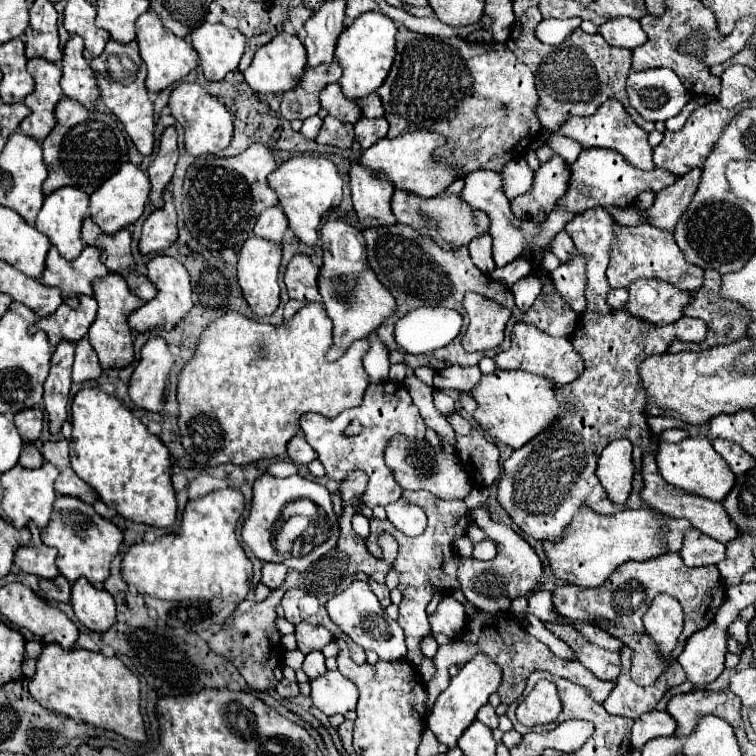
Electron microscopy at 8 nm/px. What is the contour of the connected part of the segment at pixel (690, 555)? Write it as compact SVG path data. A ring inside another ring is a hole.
M689 530L683 538L683 548L679 550L681 558L687 566L705 566L705 564L719 564L725 558L725 544L715 542L713 538Z

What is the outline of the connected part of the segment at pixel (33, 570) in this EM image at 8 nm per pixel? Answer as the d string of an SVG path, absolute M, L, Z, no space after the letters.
M27 524L27 528L31 530L31 540L29 544L17 548L15 552L15 564L29 574L35 574L39 578L55 578L59 576L57 564L55 564L55 556L57 550L49 548L41 542L39 538L39 528L35 524Z

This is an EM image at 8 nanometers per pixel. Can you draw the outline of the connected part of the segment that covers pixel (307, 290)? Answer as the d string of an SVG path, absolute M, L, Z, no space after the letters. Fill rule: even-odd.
M305 254L293 256L283 276L289 298L301 302L321 302L317 290L317 274L319 274L319 266L313 264L309 256Z

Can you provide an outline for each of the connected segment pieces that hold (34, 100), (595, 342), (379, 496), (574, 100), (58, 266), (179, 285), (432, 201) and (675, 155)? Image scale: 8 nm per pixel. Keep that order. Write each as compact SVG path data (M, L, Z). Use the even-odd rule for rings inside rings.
M31 58L27 62L27 72L35 80L35 90L25 98L25 106L31 108L31 116L19 124L19 130L37 142L43 142L55 126L53 108L63 98L59 86L61 68L43 58Z
M591 208L589 212L577 214L565 226L565 232L569 232L575 246L587 260L585 298L589 300L589 308L581 312L577 328L571 336L571 344L583 358L585 370L575 382L557 388L557 402L561 404L563 412L549 428L545 428L525 446L515 450L509 460L505 460L497 486L501 508L511 516L521 532L533 536L535 540L557 542L575 512L579 512L581 504L587 504L601 514L613 514L625 508L643 508L639 498L643 488L641 458L645 452L649 452L649 438L653 436L643 414L647 404L645 392L639 390L637 398L637 366L653 354L667 352L669 344L679 338L679 324L653 326L647 320L635 318L623 310L613 310L607 304L609 286L605 270L615 236L613 224L615 220L607 210ZM617 438L627 438L635 448L635 496L631 496L627 504L611 502L607 494L603 494L601 482L595 474L603 448Z
M381 382L381 384L367 386L363 404L353 408L353 410L345 410L335 420L329 420L329 418L325 418L321 414L307 414L307 416L303 416L301 418L301 430L303 430L305 440L319 454L319 460L323 462L325 472L327 472L329 478L343 480L355 468L367 472L369 484L367 484L365 494L361 496L361 502L367 504L369 508L385 506L389 502L395 502L403 494L403 488L395 482L393 472L387 468L387 464L383 460L383 452L385 452L389 440L393 436L397 436L397 434L407 436L409 440L415 438L419 442L425 438L425 422L421 420L417 406L413 404L413 400L411 400L409 392L405 390L405 386L403 384L395 384L395 382ZM351 420L359 420L363 430L357 436L343 438L341 432L345 430L345 424L349 424Z
M517 16L507 46L511 48L511 52L543 52L543 54L535 54L535 56L541 56L541 62L543 56L543 58L547 58L547 60L543 60L543 64L551 64L551 66L545 66L538 70L541 63L523 63L535 73L535 86L537 86L537 94L541 98L537 116L545 130L559 130L559 126L571 116L595 114L599 100L603 104L607 98L619 100L623 104L623 108L629 112L629 116L633 118L633 122L637 126L641 126L645 132L651 132L655 128L653 122L643 120L627 102L625 80L631 70L631 52L629 50L609 46L599 34L585 34L581 28L575 28L563 44L545 46L535 38L535 26L539 24L539 20L541 20L541 16Z
M51 246L45 260L45 272L39 282L59 288L63 302L67 302L71 308L77 308L77 294L91 294L91 280L109 272L99 256L101 250L97 246L85 246L81 256L69 262Z
M155 256L147 262L147 278L155 284L157 296L145 302L129 316L127 320L129 328L135 332L151 332L155 328L163 328L163 330L175 328L175 324L193 308L193 290L191 290L187 268L171 256Z
M395 190L393 200L391 200L391 208L393 208L393 214L397 216L399 224L411 226L419 234L433 238L441 248L447 248L447 250L467 246L473 238L487 234L487 230L489 230L487 212L467 206L459 196L441 194L435 198L419 198L419 196L407 194L403 190Z
M713 100L713 102L705 104L705 106L701 106L699 110L695 110L687 118L687 122L685 122L685 126L681 130L677 130L677 132L669 132L667 130L663 142L657 148L653 148L653 162L655 162L655 166L657 168L665 168L665 170L673 172L675 176L681 176L681 174L685 174L685 172L689 172L693 168L701 168L705 164L705 158L709 156L709 152L717 144L721 132L725 130L729 120L733 120L733 116L741 108L747 108L747 102L737 106L737 108L733 108L733 110L725 110L721 104L717 104Z

